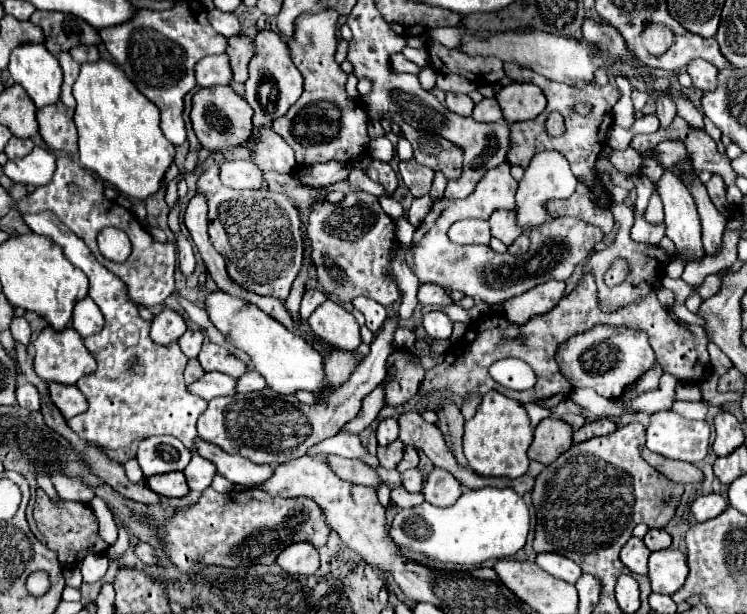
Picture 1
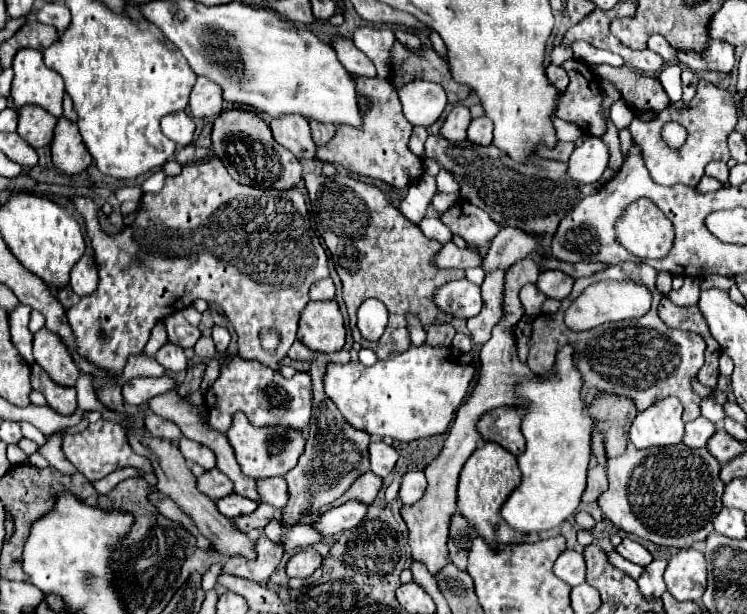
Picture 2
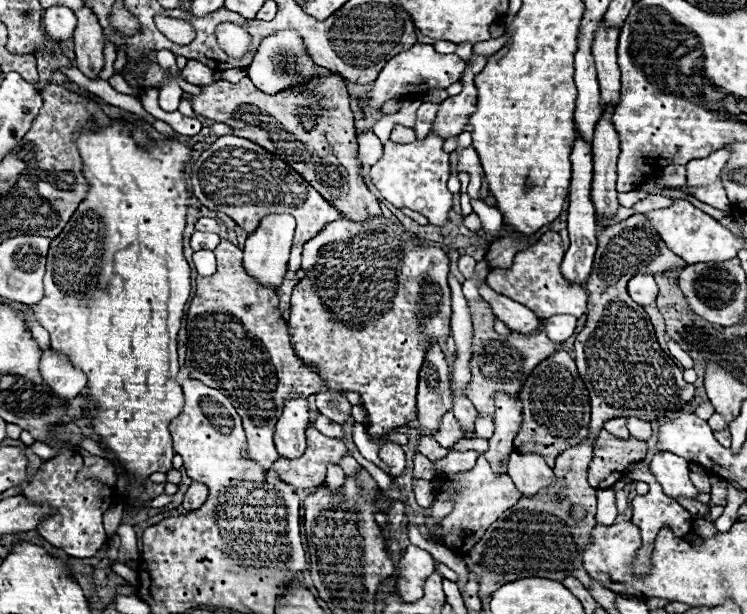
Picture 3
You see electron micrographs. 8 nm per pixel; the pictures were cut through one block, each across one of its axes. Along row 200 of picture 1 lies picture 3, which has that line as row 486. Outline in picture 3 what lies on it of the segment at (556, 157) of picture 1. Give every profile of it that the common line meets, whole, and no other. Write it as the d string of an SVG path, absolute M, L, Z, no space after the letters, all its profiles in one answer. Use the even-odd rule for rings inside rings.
M512 452L508 458L508 476L522 496L534 496L554 482L554 472L540 454Z

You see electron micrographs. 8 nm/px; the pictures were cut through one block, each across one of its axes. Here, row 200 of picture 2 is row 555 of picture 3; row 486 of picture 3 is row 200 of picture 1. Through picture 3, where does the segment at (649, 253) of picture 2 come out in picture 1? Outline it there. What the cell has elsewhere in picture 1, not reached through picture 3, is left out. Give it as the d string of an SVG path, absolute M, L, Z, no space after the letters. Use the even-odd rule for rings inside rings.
M654 186L654 192L652 192L652 198L650 198L650 204L648 204L646 212L644 212L644 218L650 224L662 224L664 222L664 210L662 210L660 196L656 194L656 186Z

